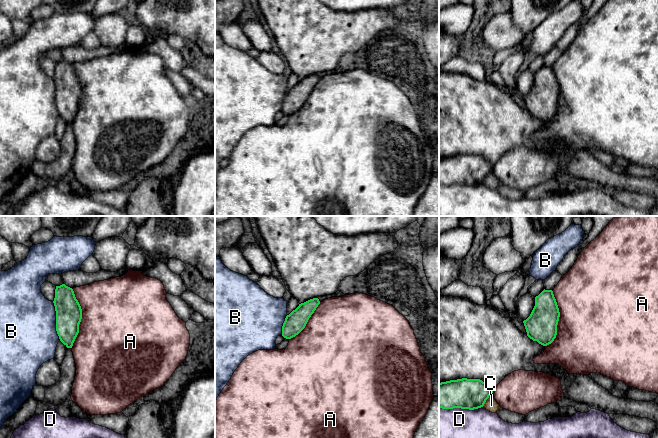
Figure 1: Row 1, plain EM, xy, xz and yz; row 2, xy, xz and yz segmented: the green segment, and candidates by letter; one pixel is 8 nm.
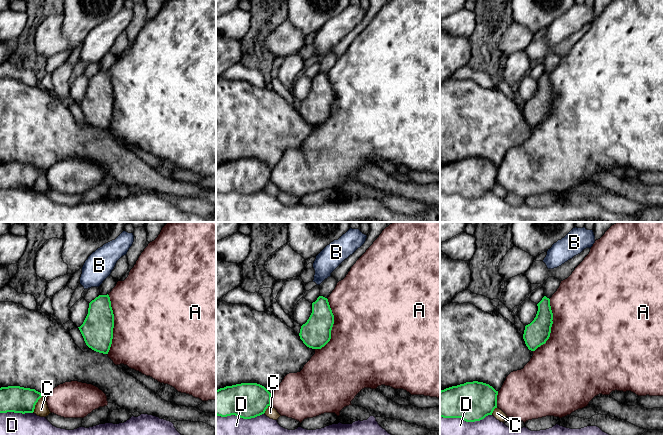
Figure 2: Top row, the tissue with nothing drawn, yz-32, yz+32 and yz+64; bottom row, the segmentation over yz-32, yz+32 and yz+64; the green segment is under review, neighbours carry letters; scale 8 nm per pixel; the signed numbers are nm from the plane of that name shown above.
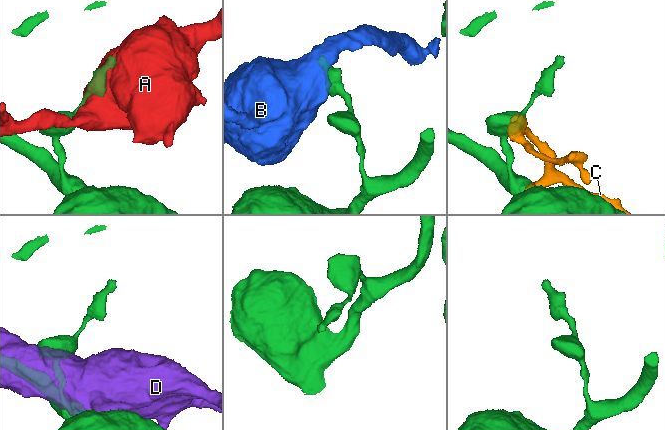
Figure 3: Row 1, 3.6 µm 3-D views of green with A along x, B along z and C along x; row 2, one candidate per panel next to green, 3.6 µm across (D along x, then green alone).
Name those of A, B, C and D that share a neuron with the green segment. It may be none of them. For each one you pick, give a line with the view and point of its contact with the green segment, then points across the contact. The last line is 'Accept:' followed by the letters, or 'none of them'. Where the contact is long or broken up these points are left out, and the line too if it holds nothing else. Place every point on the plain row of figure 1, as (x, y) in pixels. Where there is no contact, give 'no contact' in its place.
Accept: none of them

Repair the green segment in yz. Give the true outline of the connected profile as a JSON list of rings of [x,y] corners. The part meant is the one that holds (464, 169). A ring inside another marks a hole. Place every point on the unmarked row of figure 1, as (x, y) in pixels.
[[[457,155],[439,159],[439,184],[474,186],[484,182],[492,171],[491,165],[480,155]]]

